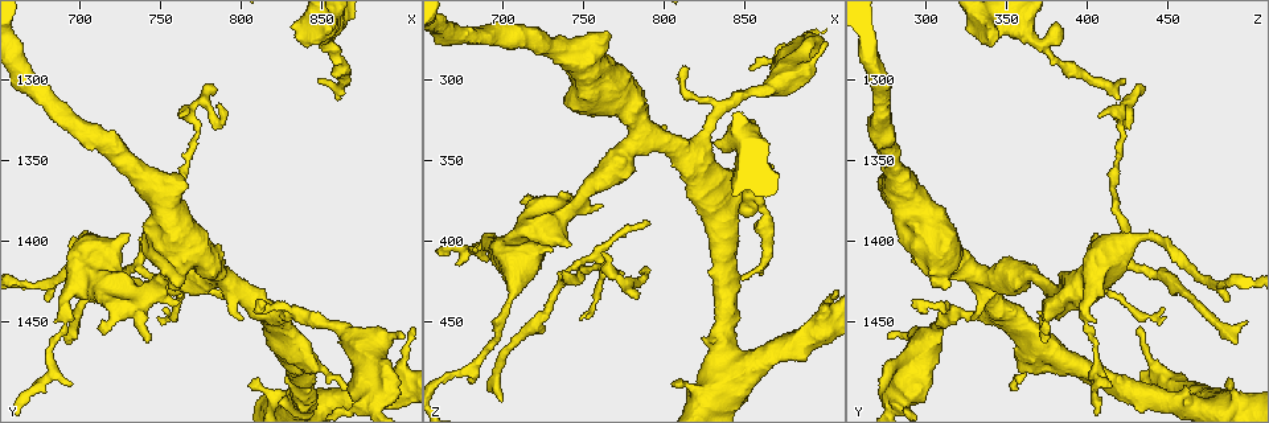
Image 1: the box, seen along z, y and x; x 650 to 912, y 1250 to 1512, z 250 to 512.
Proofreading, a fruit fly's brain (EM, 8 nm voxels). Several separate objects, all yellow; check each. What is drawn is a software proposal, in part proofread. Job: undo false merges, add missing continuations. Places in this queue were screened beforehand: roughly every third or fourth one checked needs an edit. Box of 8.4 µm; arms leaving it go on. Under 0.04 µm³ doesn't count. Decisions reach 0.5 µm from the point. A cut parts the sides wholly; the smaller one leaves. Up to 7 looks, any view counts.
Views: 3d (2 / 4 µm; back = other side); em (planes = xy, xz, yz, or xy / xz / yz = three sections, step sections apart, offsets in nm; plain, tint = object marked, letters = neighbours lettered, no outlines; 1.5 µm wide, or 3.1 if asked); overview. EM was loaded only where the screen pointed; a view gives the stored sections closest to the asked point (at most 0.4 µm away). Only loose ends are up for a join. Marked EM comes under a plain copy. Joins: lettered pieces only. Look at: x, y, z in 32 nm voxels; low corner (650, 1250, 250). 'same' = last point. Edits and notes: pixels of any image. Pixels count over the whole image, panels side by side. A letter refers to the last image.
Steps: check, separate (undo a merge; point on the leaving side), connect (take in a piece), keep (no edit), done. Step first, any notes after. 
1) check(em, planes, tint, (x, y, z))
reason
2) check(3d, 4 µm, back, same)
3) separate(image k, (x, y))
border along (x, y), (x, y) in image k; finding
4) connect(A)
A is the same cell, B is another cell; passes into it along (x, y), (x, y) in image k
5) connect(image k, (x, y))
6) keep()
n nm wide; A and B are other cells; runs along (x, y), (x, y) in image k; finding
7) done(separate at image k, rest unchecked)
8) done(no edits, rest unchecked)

check(3d, 2 µm, (790, 1434, 386))
tapers out

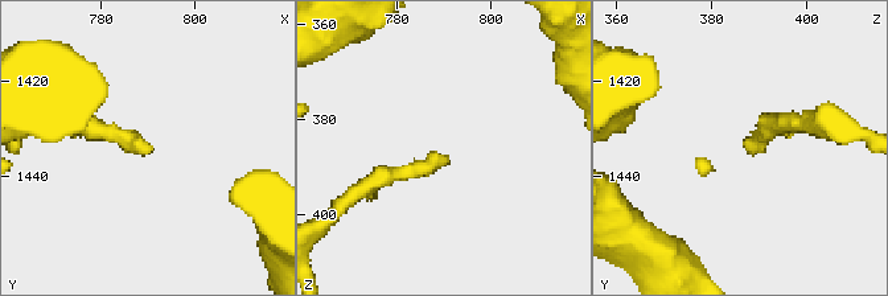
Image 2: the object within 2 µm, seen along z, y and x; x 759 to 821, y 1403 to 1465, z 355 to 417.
check(em, xz, step 4, letters, (790, 1434, 387))

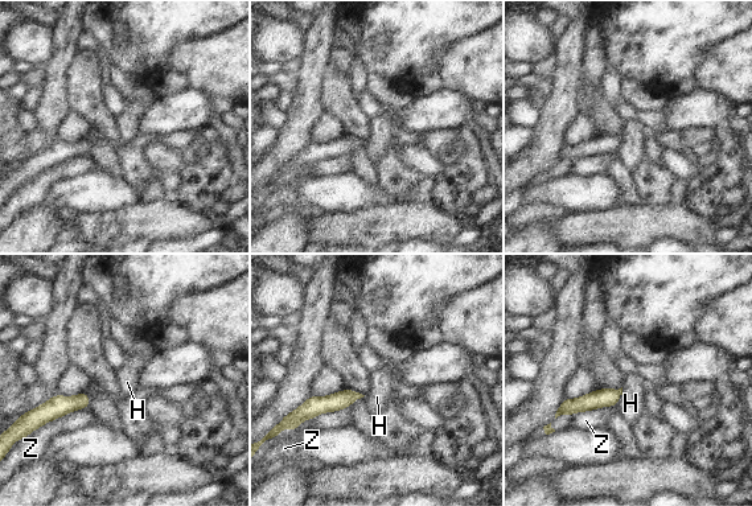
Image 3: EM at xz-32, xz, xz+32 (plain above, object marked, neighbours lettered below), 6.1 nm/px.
check(em, planes, letters, same)
another direction

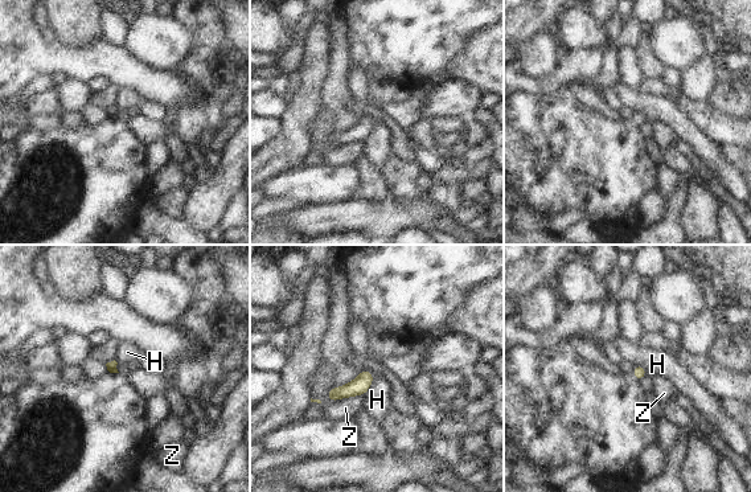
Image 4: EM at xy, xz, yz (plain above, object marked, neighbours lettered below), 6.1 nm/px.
keep()
H and Z are other cells; border along (373, 373), (373, 381), (362, 396) in image 4; no lettered piece goes on from it

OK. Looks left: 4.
check(3d, 4 µm, (710, 1400, 426))

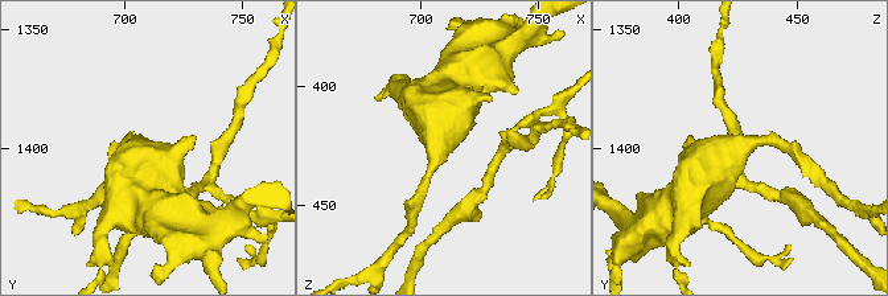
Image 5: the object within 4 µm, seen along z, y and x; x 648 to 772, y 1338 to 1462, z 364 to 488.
check(em, yz, step 8, tint, (707, 1401, 424))

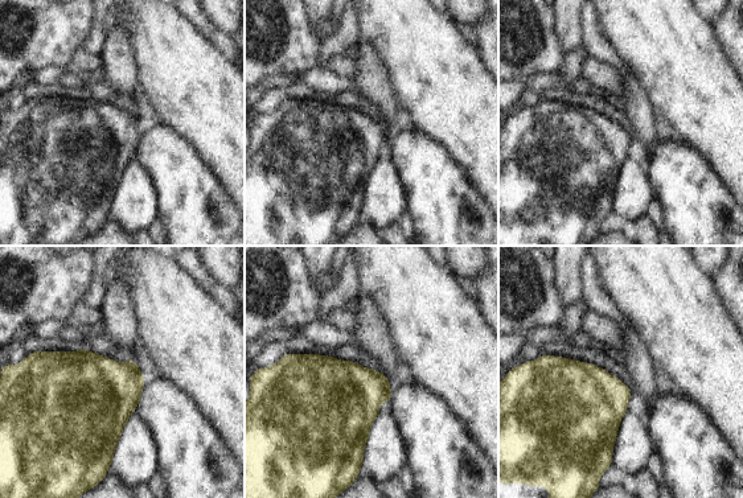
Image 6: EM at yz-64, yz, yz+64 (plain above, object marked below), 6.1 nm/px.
check(em, planes, letters, same)
another direction

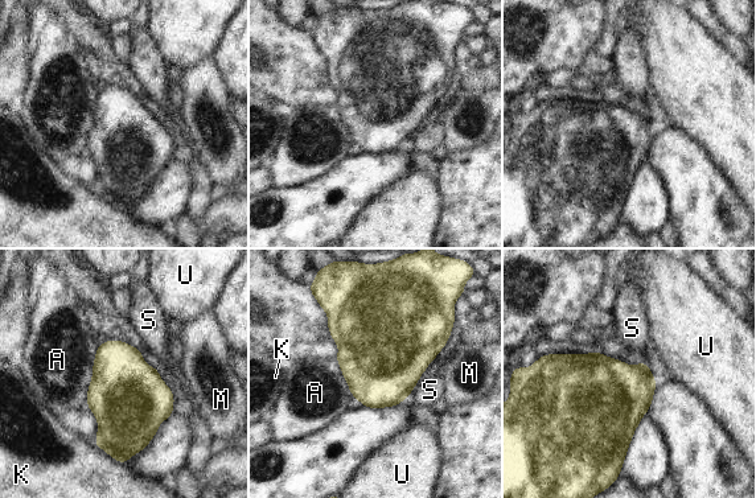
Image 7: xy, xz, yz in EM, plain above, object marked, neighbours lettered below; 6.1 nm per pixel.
keep()
A, K, M, S and U are other cells; border along (98, 348), (86, 406) in image 7; one neuron here

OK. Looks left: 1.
done(no edits, rest unchecked)

